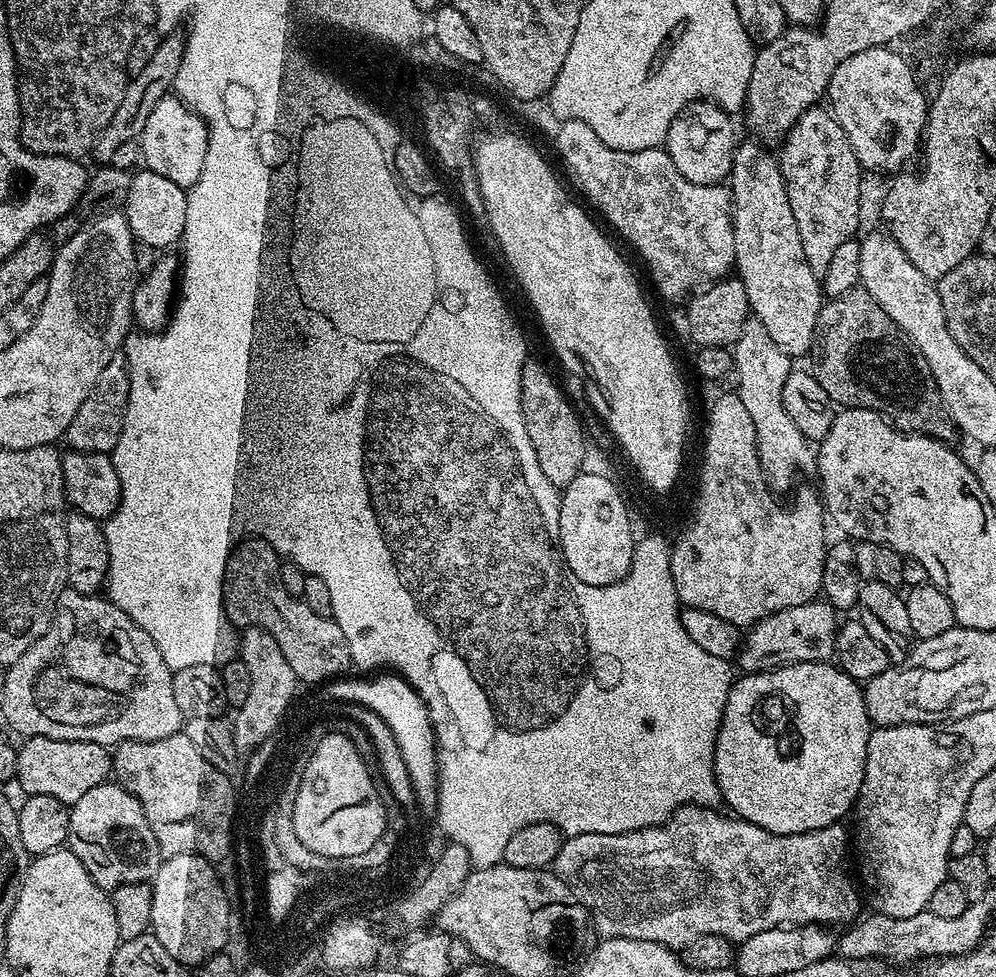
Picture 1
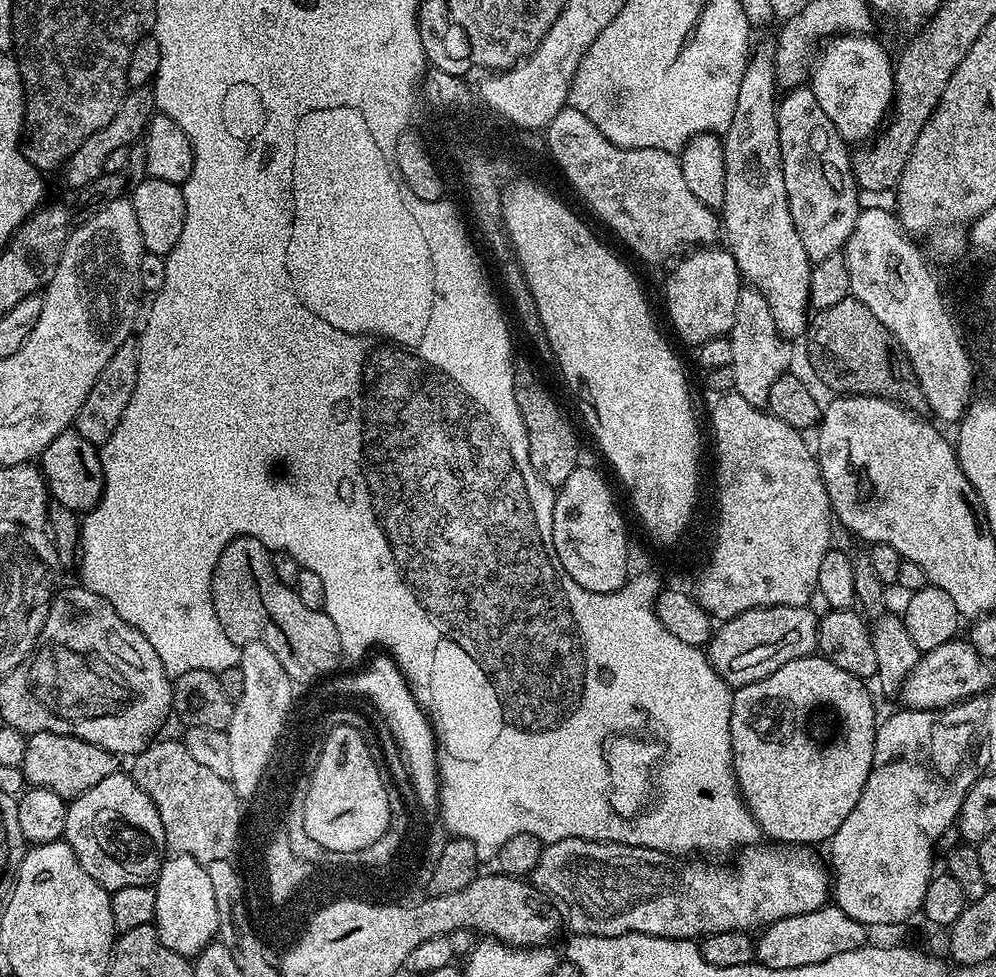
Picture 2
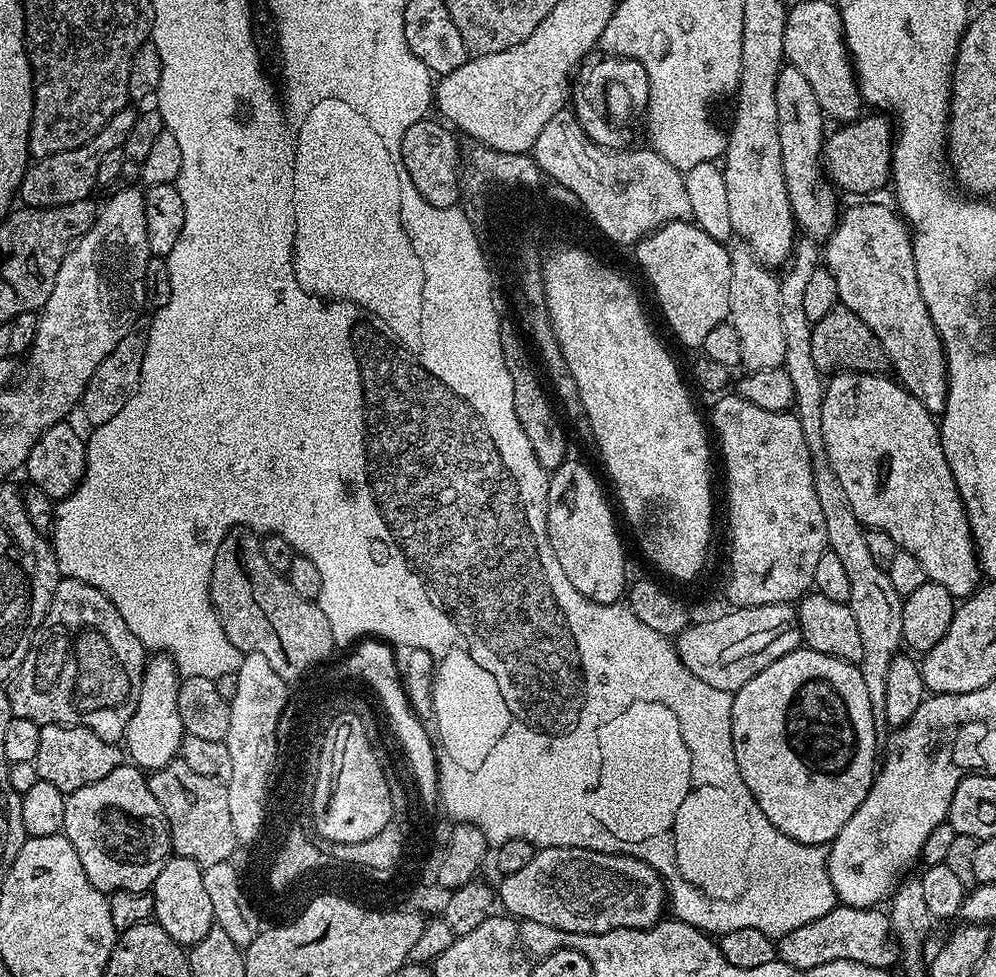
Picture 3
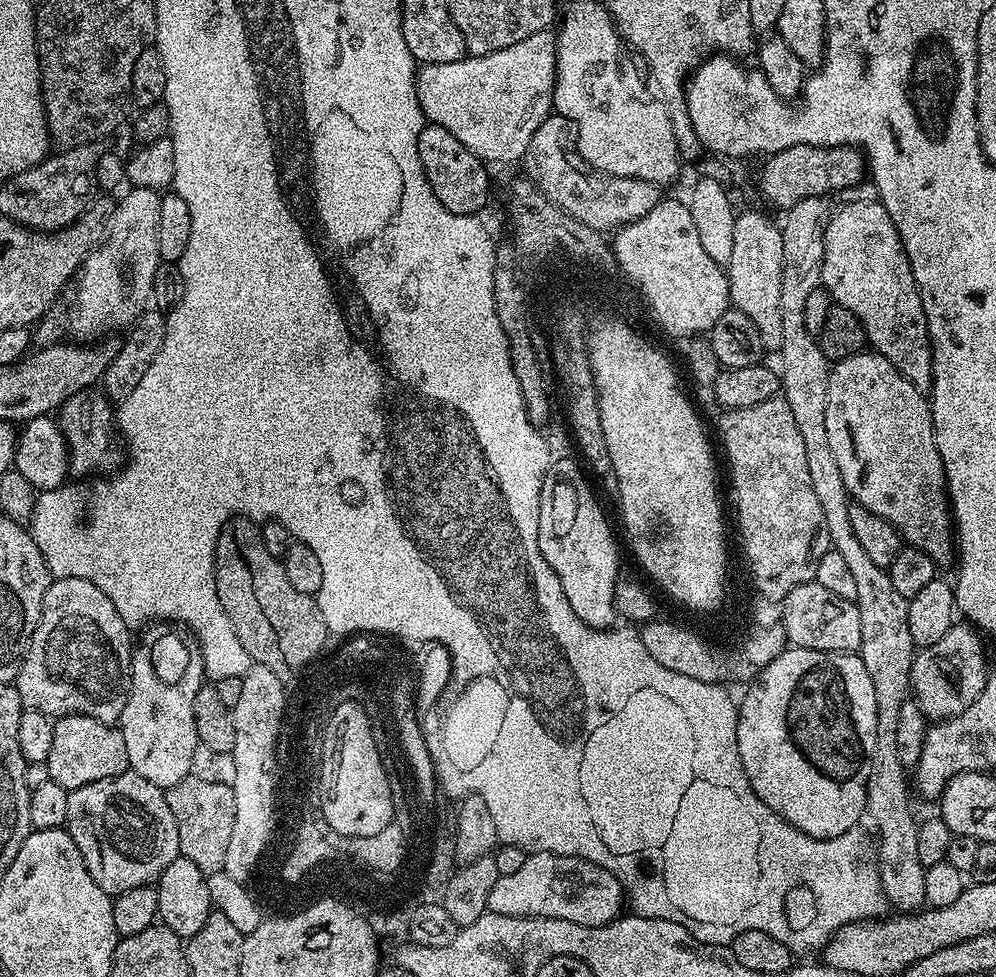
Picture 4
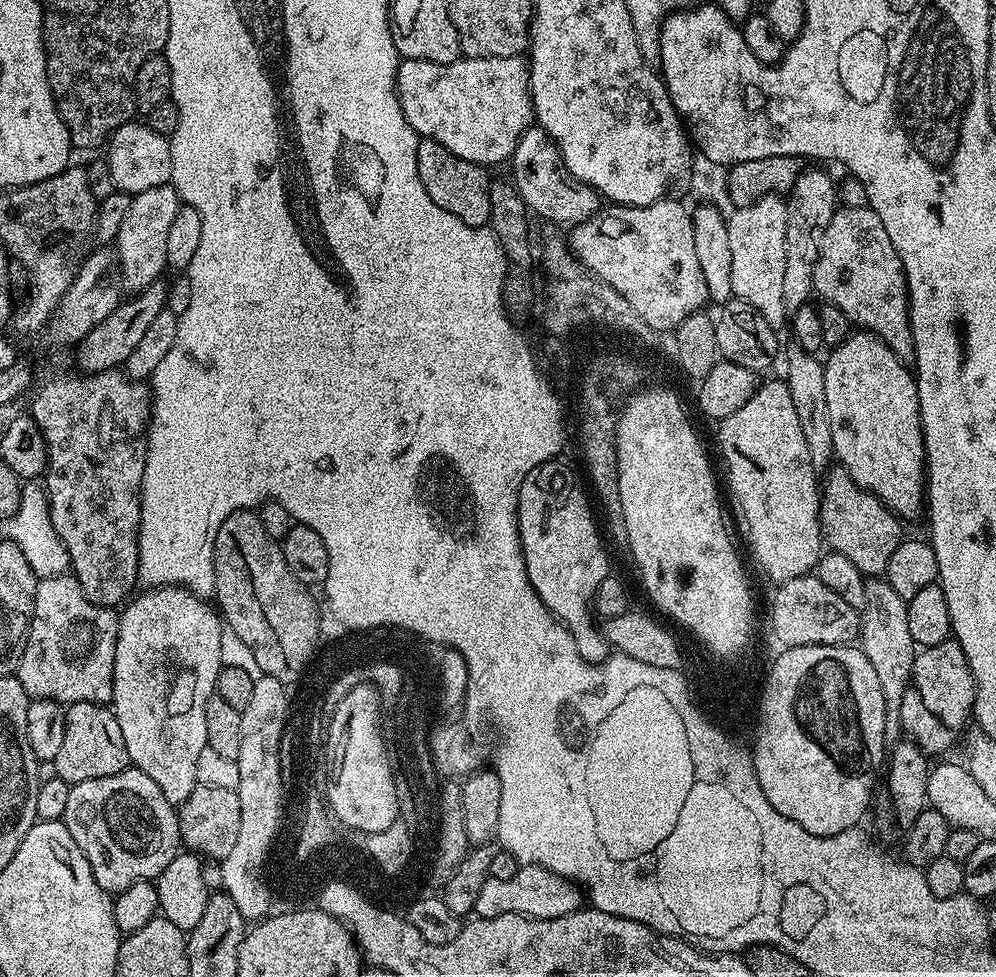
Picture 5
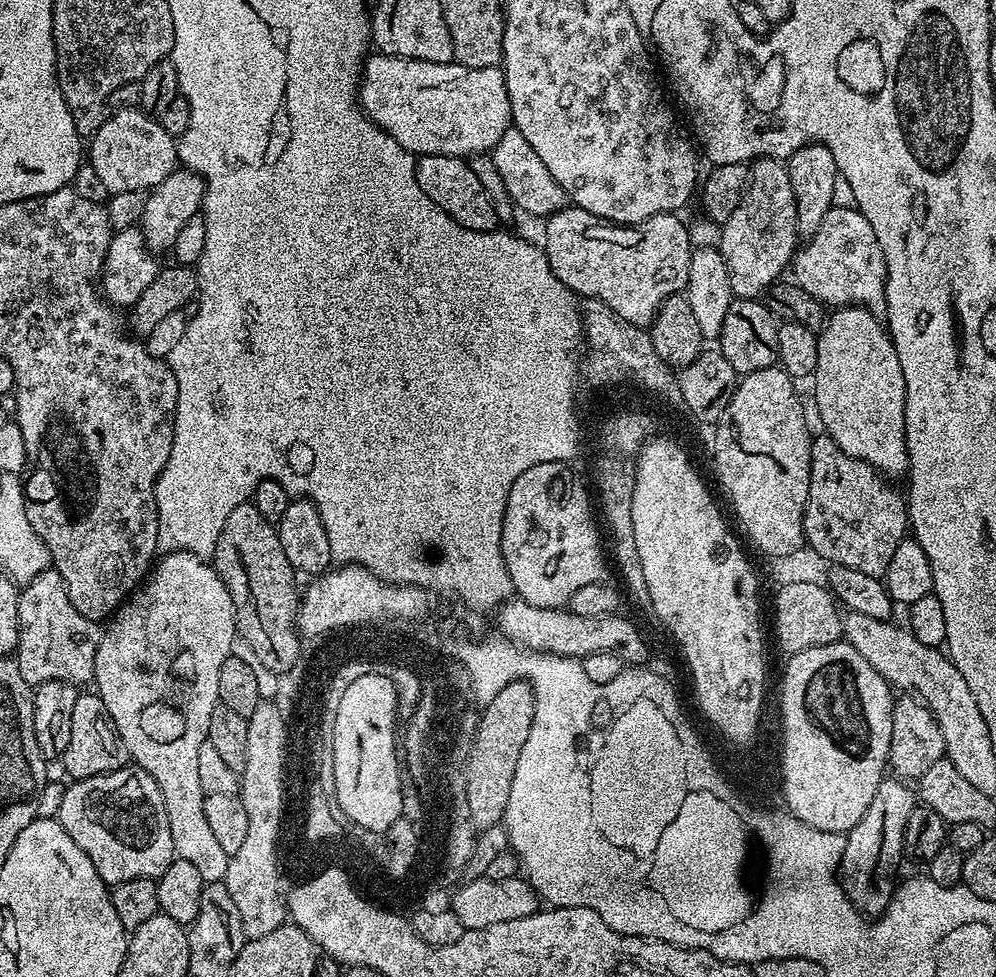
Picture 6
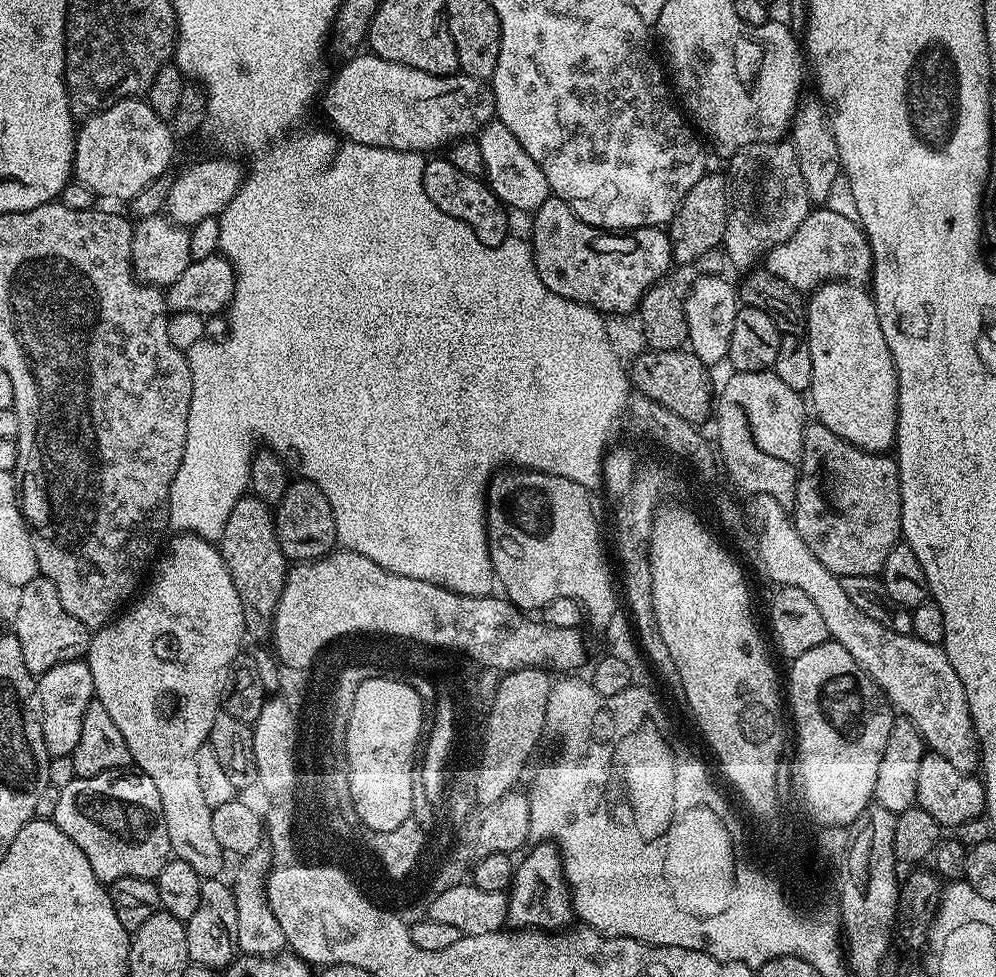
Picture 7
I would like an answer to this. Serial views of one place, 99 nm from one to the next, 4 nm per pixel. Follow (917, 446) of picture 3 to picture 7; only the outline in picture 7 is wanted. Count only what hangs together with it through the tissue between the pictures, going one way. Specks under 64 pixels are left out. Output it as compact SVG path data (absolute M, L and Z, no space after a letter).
M842 280L820 285L806 300L806 339L810 346L810 359L814 361L810 408L816 411L815 419L862 450L887 453L896 443L898 378L890 346L886 346L882 326L878 326L878 310L871 291Z

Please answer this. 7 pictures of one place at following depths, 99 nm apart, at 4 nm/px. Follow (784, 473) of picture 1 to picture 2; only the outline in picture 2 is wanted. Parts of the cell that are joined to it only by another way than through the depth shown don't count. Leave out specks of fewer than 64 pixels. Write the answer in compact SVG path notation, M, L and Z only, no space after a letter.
M751 286L741 287L738 294L738 314L734 314L734 326L730 333L730 365L734 374L734 390L756 408L763 409L768 402L770 386L783 372L789 371L792 348L787 339L774 326L774 314L766 306L766 298Z

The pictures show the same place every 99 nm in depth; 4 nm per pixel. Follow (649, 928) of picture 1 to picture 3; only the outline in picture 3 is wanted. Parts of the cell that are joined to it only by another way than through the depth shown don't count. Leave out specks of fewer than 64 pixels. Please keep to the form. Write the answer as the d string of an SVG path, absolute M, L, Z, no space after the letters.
M542 848L530 863L498 884L498 904L518 920L542 922L563 932L649 928L666 912L664 880L645 860L585 848Z

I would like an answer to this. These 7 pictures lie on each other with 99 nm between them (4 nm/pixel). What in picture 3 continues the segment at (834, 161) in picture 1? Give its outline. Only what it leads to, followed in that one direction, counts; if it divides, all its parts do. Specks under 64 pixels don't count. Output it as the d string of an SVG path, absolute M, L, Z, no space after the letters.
M791 66L781 67L778 74L778 90L774 90L774 102L778 102L778 142L782 142L782 170L786 178L786 194L790 198L792 213L796 219L797 229L805 237L817 242L827 241L836 228L836 221L842 215L841 197L828 173L824 171L824 142L826 139L826 117L820 108L818 98L814 98L814 90L810 82L806 82L806 77L802 70Z

